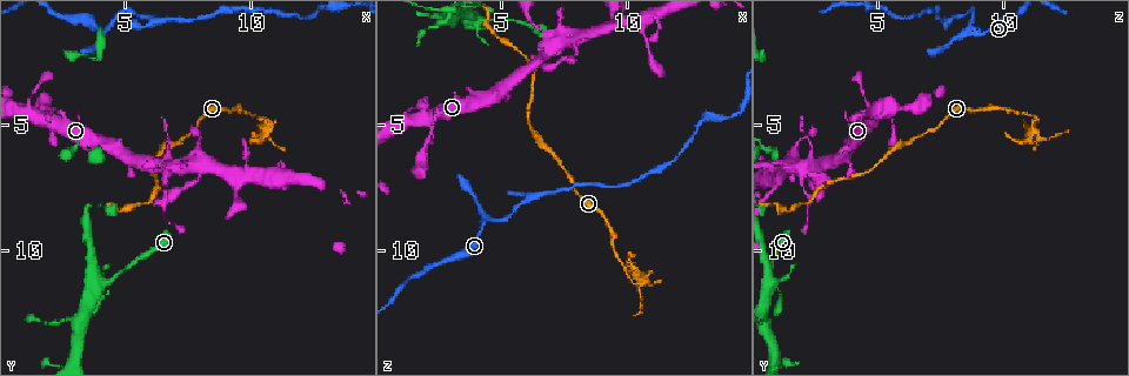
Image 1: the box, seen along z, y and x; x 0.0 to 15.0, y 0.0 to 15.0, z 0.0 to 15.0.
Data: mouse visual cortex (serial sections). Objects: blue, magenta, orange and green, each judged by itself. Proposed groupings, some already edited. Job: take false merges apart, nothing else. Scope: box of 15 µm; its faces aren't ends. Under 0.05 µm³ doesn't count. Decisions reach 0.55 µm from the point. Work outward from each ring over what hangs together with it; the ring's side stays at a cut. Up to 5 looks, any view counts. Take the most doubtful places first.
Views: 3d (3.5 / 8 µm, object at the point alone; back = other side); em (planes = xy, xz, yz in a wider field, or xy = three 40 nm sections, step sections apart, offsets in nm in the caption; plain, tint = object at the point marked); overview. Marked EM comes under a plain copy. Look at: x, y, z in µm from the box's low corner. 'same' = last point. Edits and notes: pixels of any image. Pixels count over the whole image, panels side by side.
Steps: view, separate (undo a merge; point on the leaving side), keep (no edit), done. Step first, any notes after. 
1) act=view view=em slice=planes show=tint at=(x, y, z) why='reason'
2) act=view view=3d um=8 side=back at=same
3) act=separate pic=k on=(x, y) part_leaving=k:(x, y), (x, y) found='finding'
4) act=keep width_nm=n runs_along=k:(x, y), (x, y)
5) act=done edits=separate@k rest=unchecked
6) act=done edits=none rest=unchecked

act=view view=em slice=xy step=2 show=tint at=(10.6, 4.7, 11.4) why='sharp bend'

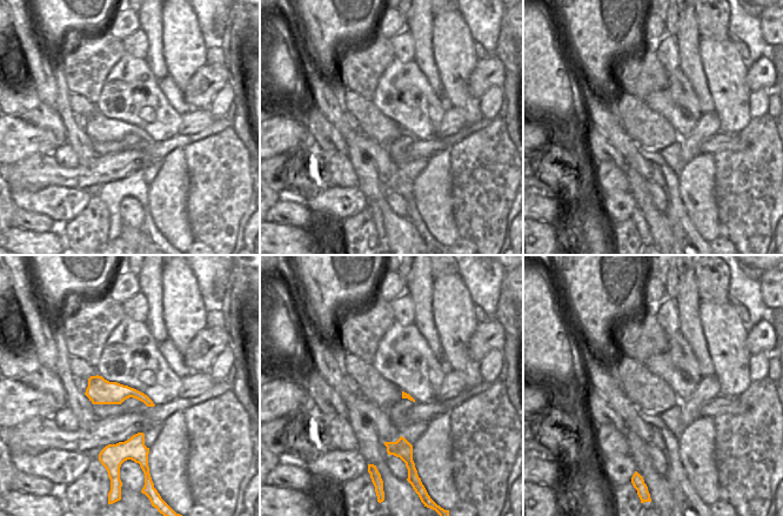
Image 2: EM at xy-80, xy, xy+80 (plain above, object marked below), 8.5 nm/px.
act=view view=3d um=3.5 at=same

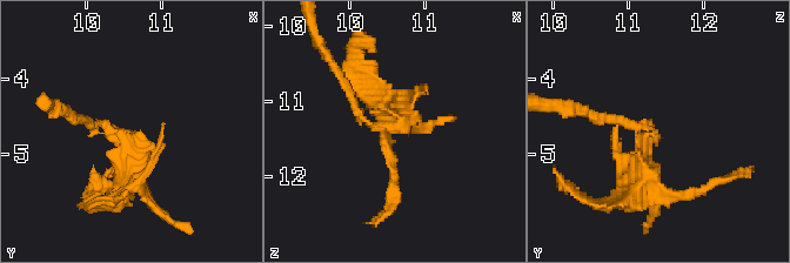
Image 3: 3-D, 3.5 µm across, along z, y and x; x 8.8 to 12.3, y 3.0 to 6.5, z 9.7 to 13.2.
act=separate pic=3 on=(390, 103) part_leaving=3:(105, 126), (145, 148), (115, 199) found='a second cell is stuck on'

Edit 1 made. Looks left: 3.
act=view view=3d um=3.5 at=(4.3, 1.2, 8.8) why='sharp bend'

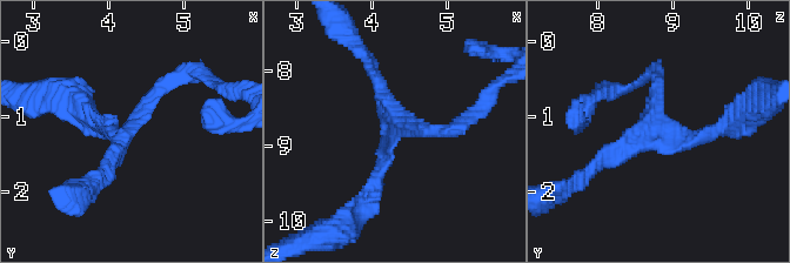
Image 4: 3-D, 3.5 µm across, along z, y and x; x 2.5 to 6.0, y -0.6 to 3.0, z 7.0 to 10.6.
act=view view=em slice=xy step=2 show=tint at=(4.25, 1.25, 8.80) arms=3 arm_widths_nm=200,200,200 why='now the EM'

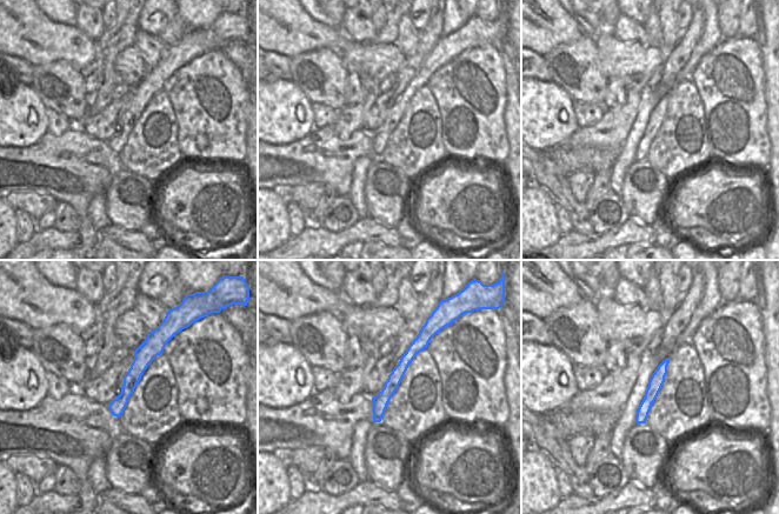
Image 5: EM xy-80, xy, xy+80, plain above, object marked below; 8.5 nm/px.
act=keep runs_along=4:(369, 199), (397, 123), (441, 129) found='all the same cell'

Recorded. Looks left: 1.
act=done edits=separate@3 rest=unchecked

